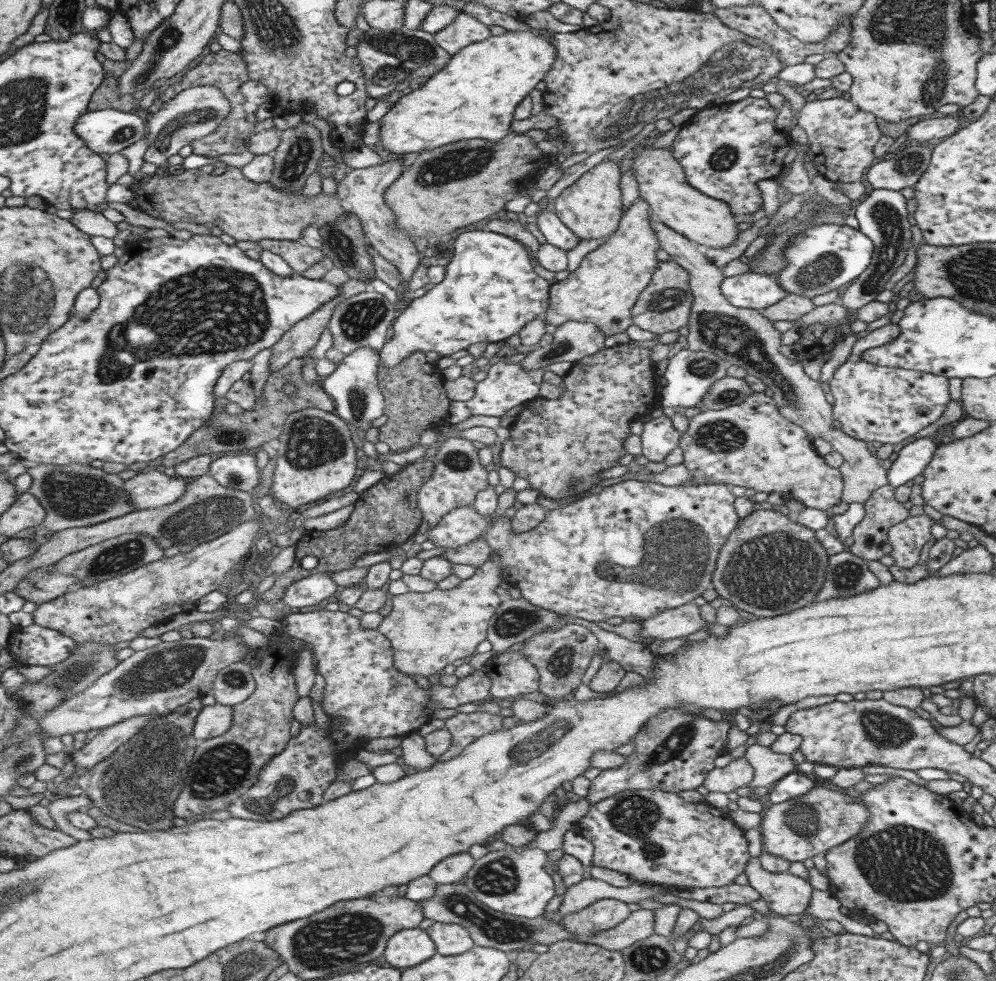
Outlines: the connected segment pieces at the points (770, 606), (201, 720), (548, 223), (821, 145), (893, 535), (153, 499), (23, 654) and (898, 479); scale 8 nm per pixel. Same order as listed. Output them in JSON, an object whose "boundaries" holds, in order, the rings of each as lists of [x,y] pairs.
{"boundaries":[[[[771,509],[756,510],[741,519],[737,528],[727,536],[719,549],[712,572],[712,588],[718,596],[729,600],[733,607],[754,614],[757,617],[779,616],[797,610],[813,600],[817,594],[827,568],[827,557],[823,546],[815,539],[815,532],[797,522],[790,522],[787,516]]],[[[217,702],[214,705],[205,705],[196,718],[193,735],[200,741],[221,736],[231,728],[233,721],[233,707]]],[[[545,207],[535,215],[535,224],[545,238],[545,242],[563,250],[571,250],[578,242],[578,238],[557,218],[551,209]]],[[[843,97],[805,101],[798,111],[796,124],[806,134],[816,172],[834,184],[859,182],[863,170],[873,164],[871,150],[881,135],[875,118]]],[[[923,514],[908,517],[889,528],[886,534],[890,544],[888,555],[891,556],[893,565],[899,568],[912,568],[917,564],[923,544],[931,538],[930,528],[933,524],[935,522]]],[[[155,469],[139,472],[125,483],[126,491],[139,511],[177,502],[188,489],[189,479],[169,477]]],[[[37,623],[16,628],[7,650],[31,666],[53,667],[72,656],[79,643],[65,633]]],[[[929,436],[905,444],[886,470],[888,484],[893,487],[901,486],[904,482],[915,478],[917,474],[921,474],[931,460],[936,446]]]]}

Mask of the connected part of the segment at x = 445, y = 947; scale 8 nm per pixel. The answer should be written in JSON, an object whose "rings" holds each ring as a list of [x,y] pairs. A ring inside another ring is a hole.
{"rings":[[[435,922],[425,933],[433,942],[434,951],[441,956],[459,955],[474,946],[467,930],[457,924]]]}

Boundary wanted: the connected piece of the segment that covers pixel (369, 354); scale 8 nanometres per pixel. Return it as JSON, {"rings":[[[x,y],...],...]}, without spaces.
{"rings":[[[359,347],[338,363],[333,375],[323,378],[322,381],[323,389],[336,403],[335,414],[353,426],[358,432],[361,432],[362,436],[365,436],[365,430],[371,428],[370,423],[383,414],[385,404],[383,396],[379,392],[379,388],[377,388],[379,363],[380,350]]]}

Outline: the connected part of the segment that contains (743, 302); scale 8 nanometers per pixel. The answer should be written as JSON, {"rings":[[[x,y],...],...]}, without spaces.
{"rings":[[[751,271],[723,278],[720,291],[731,306],[751,310],[767,308],[787,295],[776,283],[774,276]]]}

